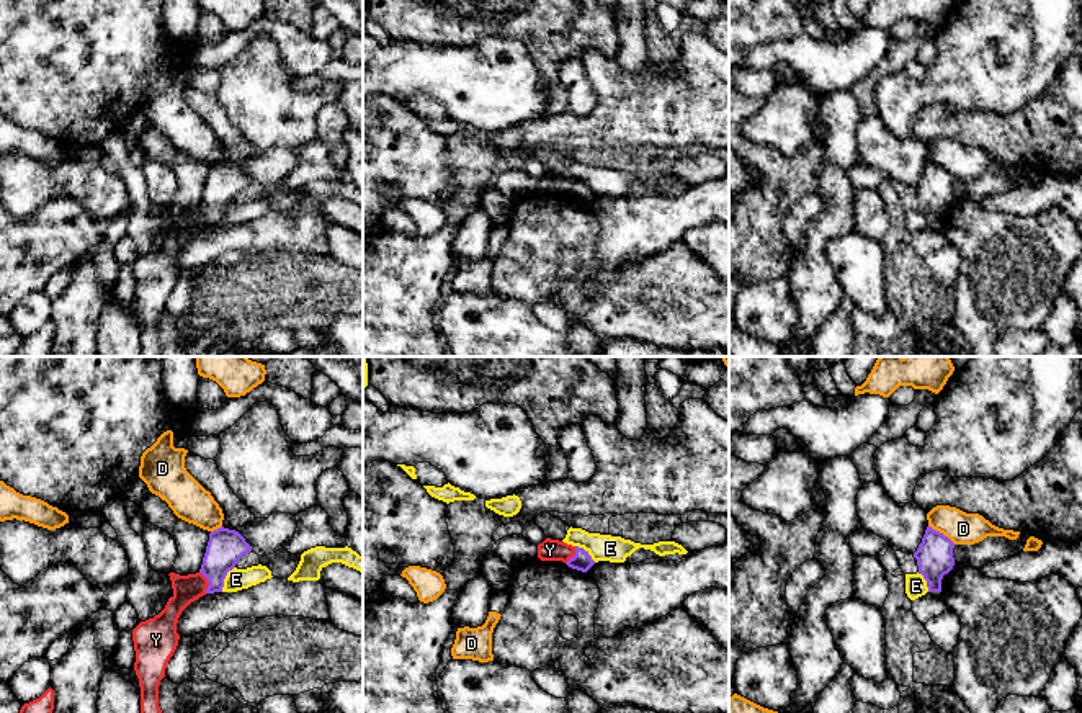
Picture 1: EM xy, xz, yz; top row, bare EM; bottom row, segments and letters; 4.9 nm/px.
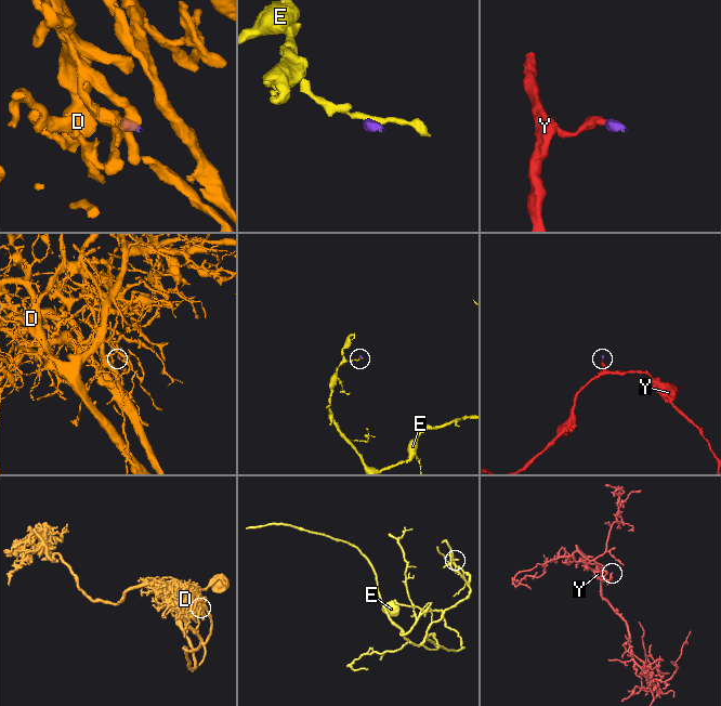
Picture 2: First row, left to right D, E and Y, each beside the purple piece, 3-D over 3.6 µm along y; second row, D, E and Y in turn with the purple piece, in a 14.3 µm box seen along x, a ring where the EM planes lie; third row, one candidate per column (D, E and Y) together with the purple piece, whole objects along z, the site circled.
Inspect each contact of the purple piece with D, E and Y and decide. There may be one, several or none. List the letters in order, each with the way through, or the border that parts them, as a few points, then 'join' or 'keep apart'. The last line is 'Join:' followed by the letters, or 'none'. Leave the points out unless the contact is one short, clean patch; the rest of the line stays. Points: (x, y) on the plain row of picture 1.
D: along yz (929, 159), (955, 177) | keep apart
E: along xy (234, 200), (228, 206), (221, 224) | keep apart
Y: across xy (226, 180), (208, 215), (187, 223) | join
Join: Y

